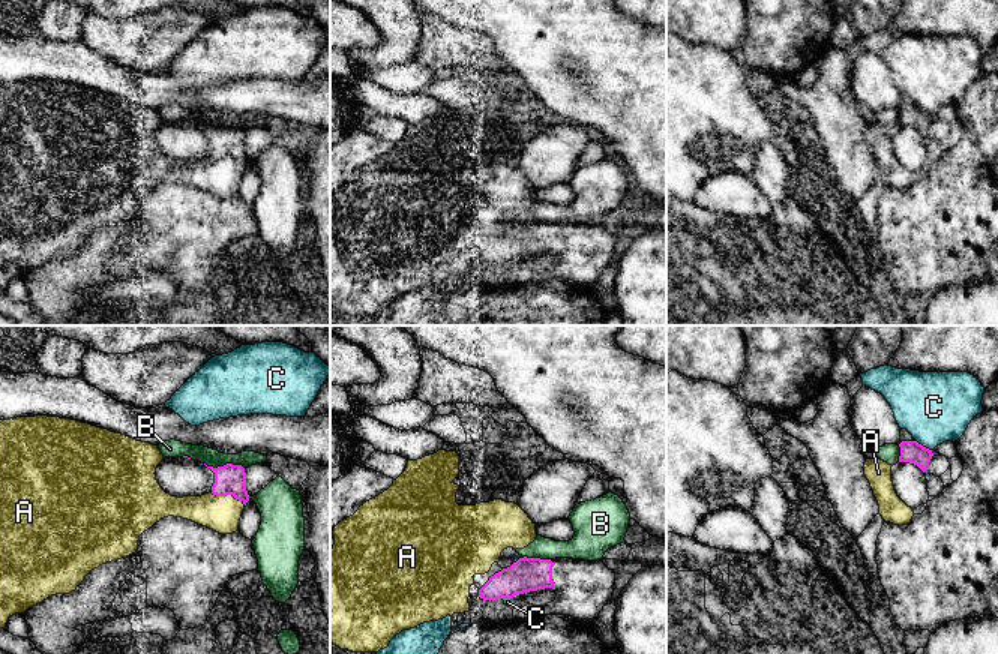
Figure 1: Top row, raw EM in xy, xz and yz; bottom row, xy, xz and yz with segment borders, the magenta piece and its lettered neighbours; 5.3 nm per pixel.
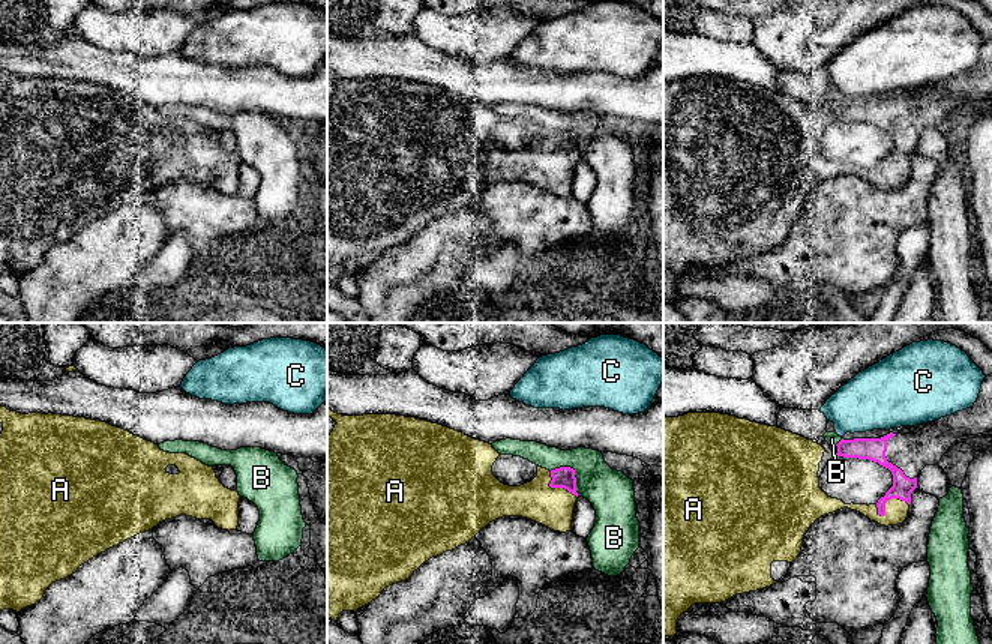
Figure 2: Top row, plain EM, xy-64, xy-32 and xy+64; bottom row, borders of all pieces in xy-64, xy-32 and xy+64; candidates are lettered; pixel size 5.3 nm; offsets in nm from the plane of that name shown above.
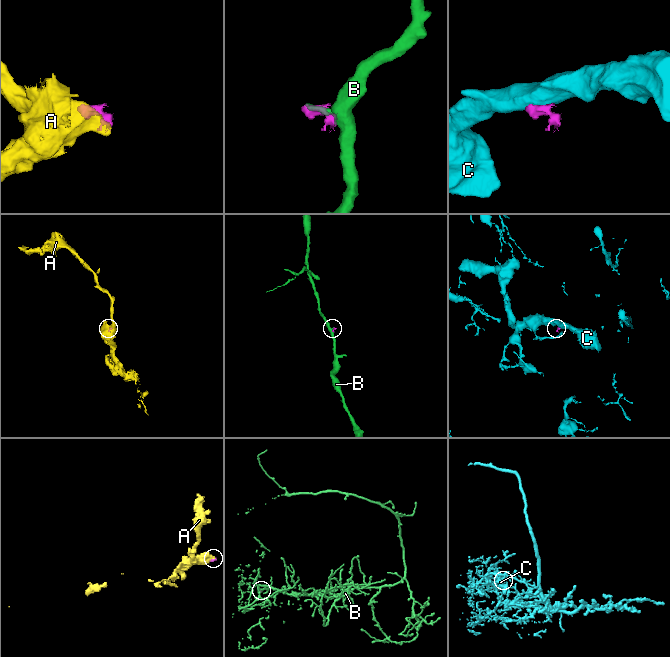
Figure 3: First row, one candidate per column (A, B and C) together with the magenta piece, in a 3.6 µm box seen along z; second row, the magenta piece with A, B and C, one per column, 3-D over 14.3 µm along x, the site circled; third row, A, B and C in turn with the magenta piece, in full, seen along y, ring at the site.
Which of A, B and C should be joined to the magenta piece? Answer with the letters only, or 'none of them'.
A

